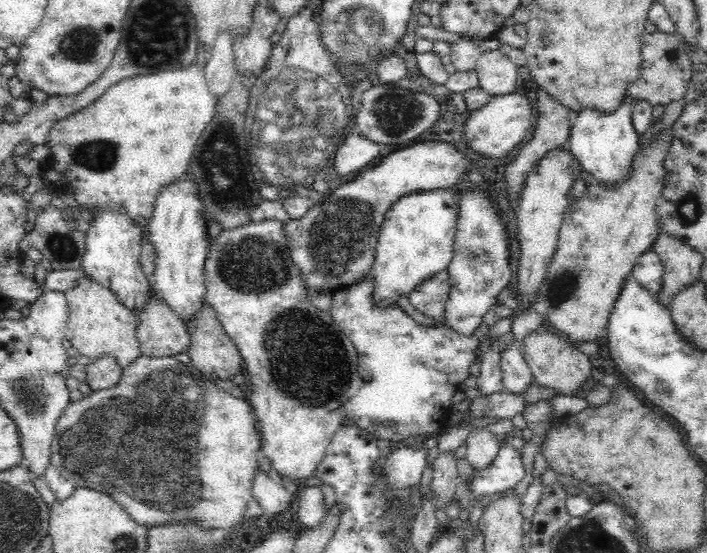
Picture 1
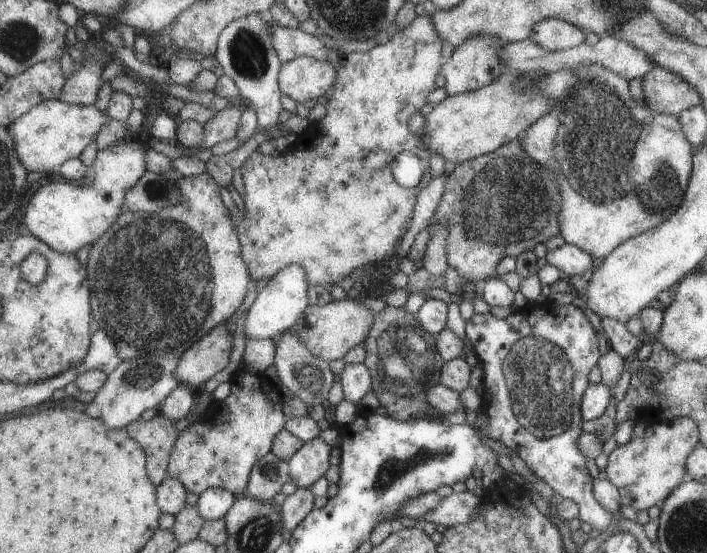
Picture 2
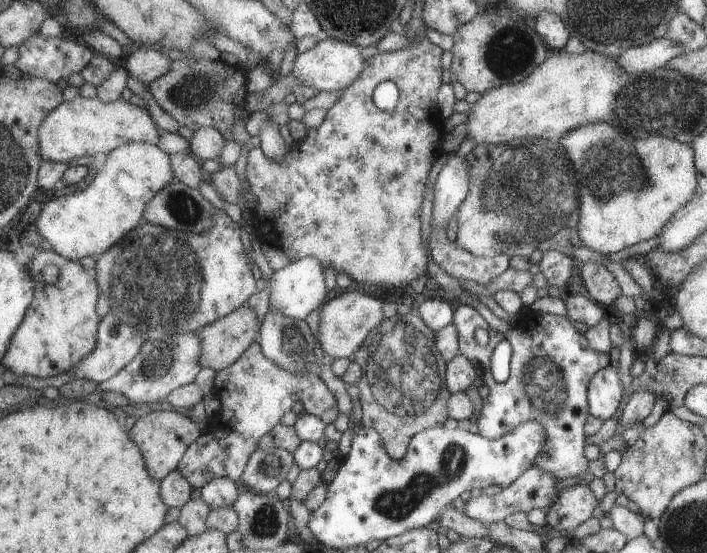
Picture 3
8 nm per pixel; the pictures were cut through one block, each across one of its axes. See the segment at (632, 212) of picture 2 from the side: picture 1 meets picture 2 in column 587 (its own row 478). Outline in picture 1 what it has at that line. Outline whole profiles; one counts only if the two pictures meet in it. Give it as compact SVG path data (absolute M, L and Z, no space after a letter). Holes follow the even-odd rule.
M138 356L121 372L121 380L116 388L92 392L88 397L78 399L69 404L58 417L54 425L55 431L51 440L50 464L75 487L94 489L111 496L139 525L152 527L155 525L178 524L179 521L193 520L201 528L229 529L240 524L246 518L248 504L253 497L254 474L258 471L258 460L261 449L261 438L254 420L253 408L244 399L232 397L228 392L216 387L214 382L206 379L192 364L182 364L174 357Z

